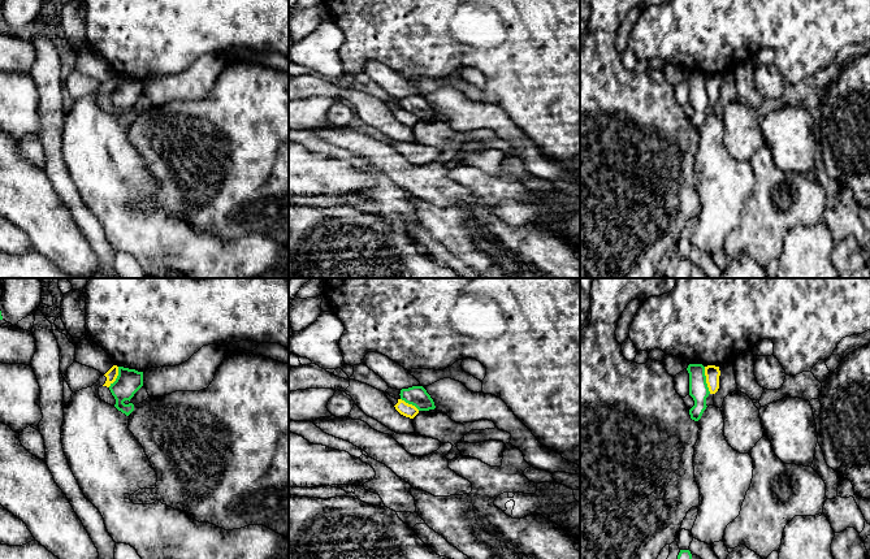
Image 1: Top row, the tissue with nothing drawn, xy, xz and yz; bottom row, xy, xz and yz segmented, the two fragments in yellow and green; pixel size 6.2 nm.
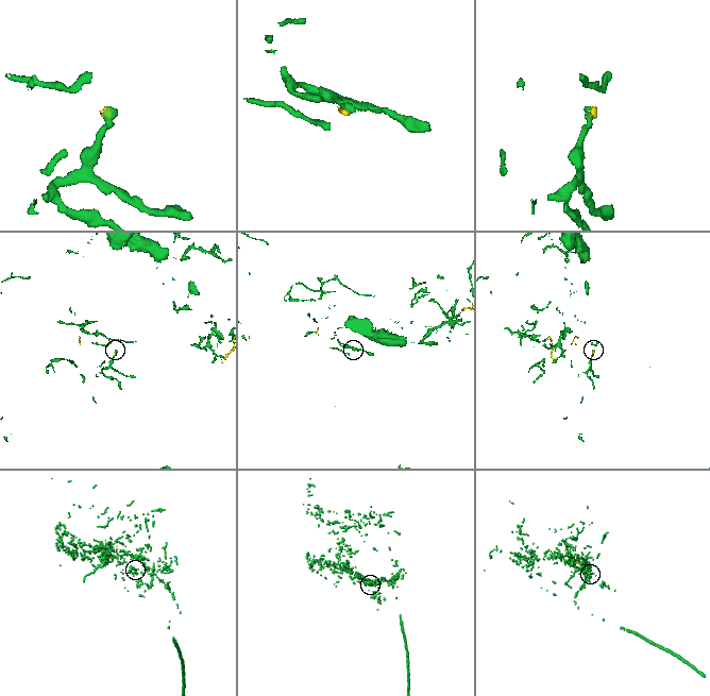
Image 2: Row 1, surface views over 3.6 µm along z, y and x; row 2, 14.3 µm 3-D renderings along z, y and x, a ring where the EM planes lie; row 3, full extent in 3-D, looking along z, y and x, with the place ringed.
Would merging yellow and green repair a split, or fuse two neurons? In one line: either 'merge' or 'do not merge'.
do not merge

